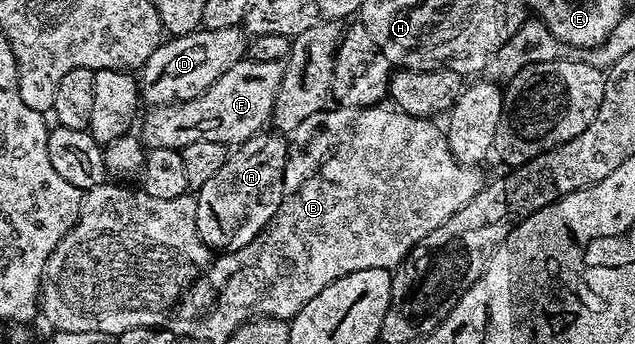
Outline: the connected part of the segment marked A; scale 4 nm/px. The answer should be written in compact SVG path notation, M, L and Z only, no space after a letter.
M276 130L256 132L249 140L236 145L230 151L227 162L203 186L196 189L195 226L199 230L199 238L208 248L218 253L234 252L251 241L256 240L273 221L273 215L279 210L281 201L285 199L287 181L285 167L289 157L289 142L282 133Z

